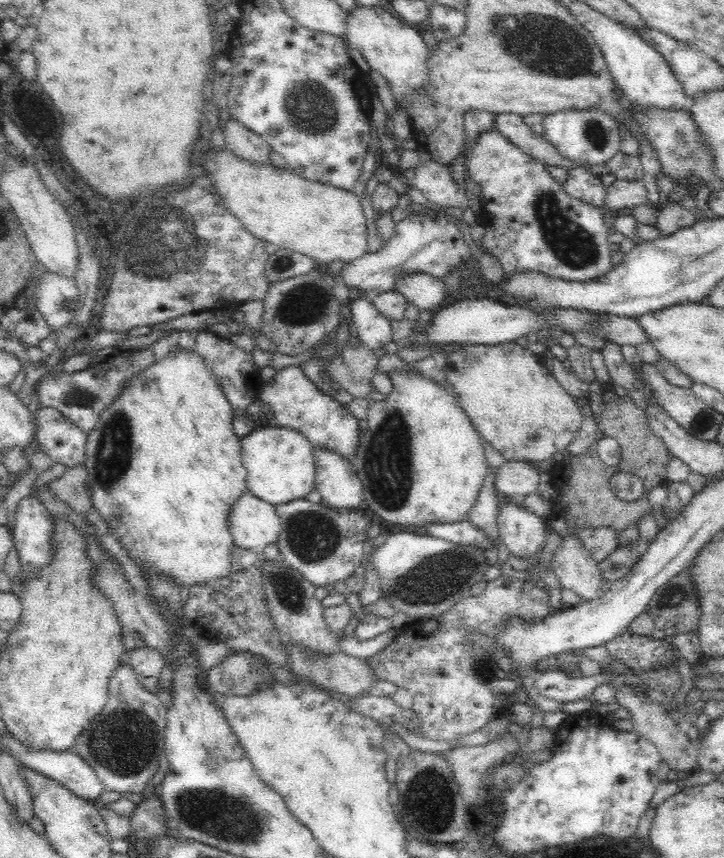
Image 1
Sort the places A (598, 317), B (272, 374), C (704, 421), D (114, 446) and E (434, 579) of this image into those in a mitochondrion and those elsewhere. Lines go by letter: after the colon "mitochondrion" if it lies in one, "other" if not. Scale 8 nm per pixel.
A: other
B: other
C: mitochondrion
D: mitochondrion
E: mitochondrion

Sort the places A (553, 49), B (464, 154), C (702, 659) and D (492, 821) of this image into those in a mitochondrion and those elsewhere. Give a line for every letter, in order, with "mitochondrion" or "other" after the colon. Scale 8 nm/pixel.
A: mitochondrion
B: other
C: other
D: other

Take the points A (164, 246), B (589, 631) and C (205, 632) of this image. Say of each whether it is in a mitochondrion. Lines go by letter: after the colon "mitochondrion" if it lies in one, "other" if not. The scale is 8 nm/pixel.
A: mitochondrion
B: other
C: other

